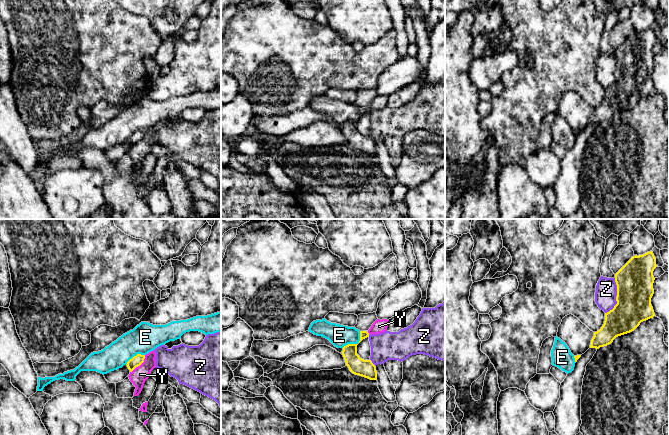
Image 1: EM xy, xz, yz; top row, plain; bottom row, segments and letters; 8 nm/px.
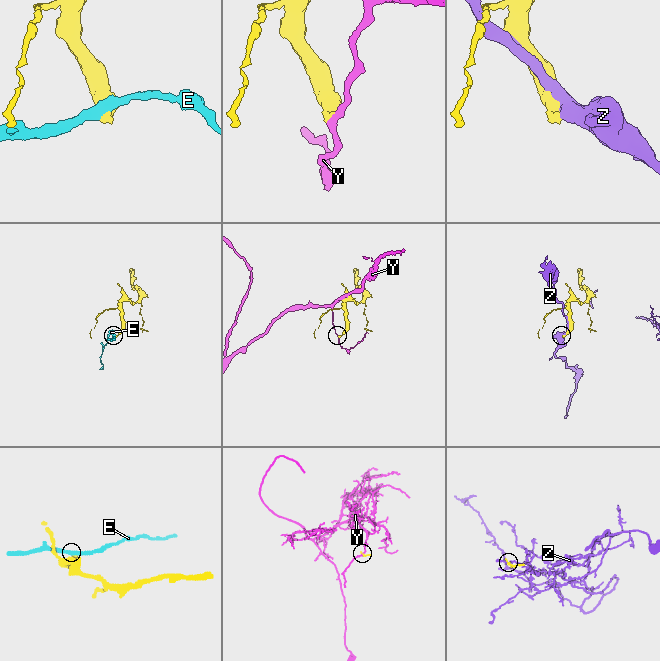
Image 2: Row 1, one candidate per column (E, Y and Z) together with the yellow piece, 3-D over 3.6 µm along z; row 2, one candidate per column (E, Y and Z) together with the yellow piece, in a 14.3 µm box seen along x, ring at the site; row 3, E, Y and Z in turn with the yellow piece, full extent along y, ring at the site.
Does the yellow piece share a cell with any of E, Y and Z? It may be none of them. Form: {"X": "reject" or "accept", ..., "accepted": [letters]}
{"E": "reject", "Y": "reject", "Z": "reject", "accepted": []}

